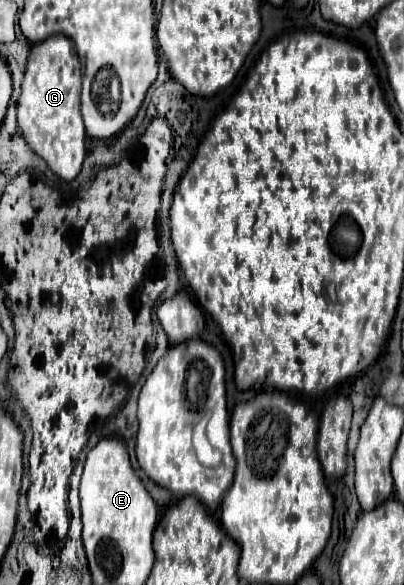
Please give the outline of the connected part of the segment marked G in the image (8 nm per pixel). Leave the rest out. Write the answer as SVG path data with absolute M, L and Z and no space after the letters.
M52 35L36 43L30 51L22 93L18 97L18 127L28 147L40 155L46 165L64 181L72 181L86 157L86 131L80 115L82 67L74 45L64 35Z

